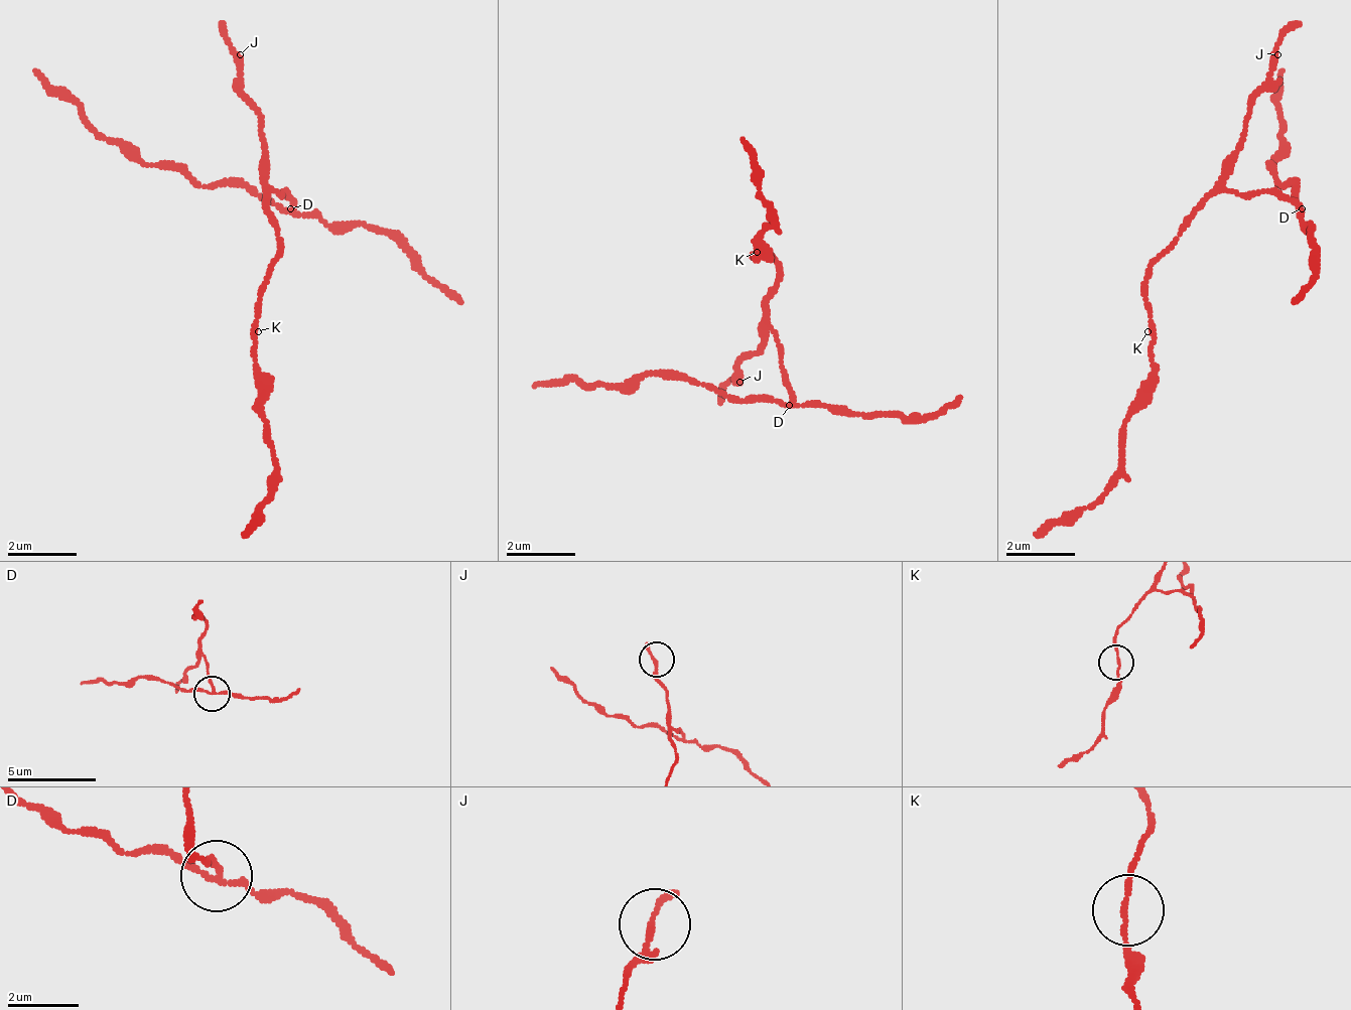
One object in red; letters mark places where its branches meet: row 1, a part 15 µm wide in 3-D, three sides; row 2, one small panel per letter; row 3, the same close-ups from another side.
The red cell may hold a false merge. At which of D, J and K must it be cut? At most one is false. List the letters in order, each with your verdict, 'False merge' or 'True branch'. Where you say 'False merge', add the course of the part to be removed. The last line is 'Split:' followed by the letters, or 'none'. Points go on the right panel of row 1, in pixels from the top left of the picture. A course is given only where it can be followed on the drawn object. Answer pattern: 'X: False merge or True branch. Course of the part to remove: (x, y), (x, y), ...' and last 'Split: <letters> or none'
D: False merge. Course of the part to remove: (1304, 210), (1269, 167), (1287, 71)
J: True branch
K: True branch
Split: D

